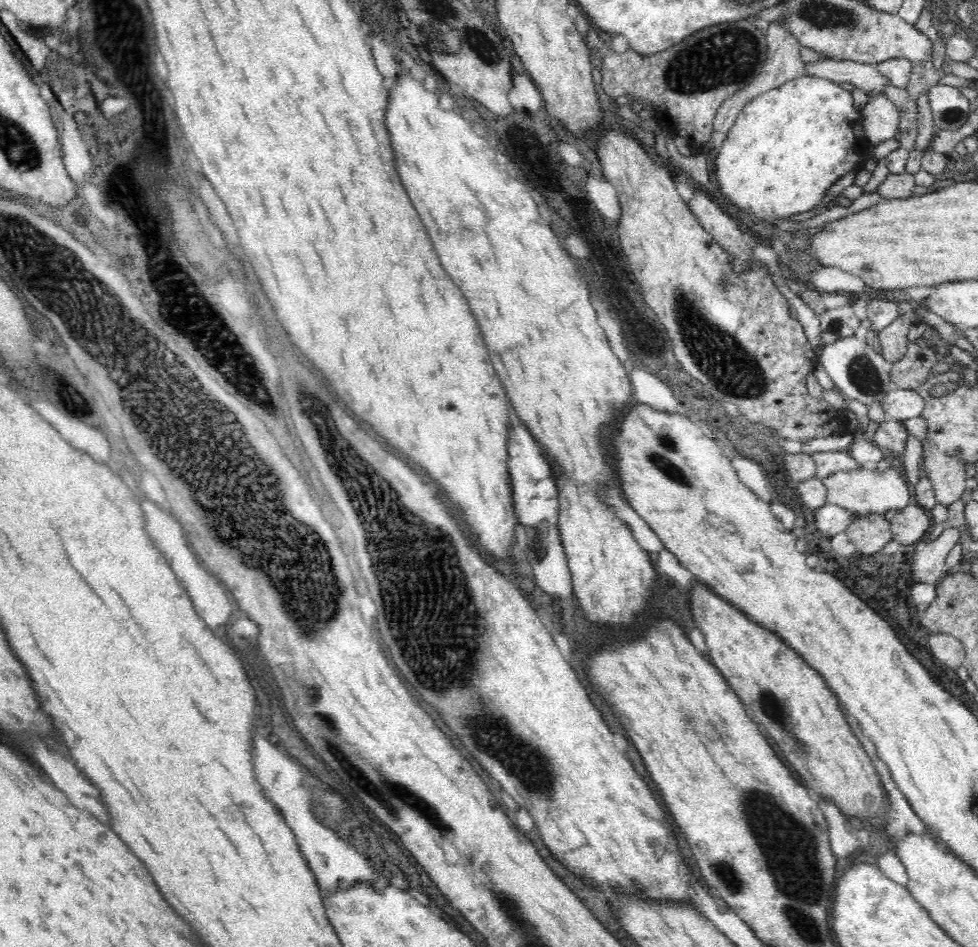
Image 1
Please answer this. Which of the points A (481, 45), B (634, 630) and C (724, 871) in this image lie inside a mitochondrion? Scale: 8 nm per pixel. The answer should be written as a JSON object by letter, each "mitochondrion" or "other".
{"A":"mitochondrion","B":"other","C":"mitochondrion"}

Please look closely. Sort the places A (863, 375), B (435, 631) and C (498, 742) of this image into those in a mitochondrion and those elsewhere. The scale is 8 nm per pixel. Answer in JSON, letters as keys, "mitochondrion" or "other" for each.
{"A":"mitochondrion","B":"mitochondrion","C":"mitochondrion"}

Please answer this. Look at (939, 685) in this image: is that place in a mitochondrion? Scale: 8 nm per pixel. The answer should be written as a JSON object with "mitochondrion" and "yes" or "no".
{"mitochondrion":"no"}

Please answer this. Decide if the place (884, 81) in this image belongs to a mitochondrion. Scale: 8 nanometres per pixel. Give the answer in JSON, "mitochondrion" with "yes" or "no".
{"mitochondrion":"no"}

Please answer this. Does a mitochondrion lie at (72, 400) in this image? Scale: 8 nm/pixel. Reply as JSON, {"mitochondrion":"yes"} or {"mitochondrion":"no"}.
{"mitochondrion":"yes"}

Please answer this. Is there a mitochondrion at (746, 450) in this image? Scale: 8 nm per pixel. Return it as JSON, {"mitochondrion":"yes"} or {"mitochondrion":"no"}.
{"mitochondrion":"no"}

